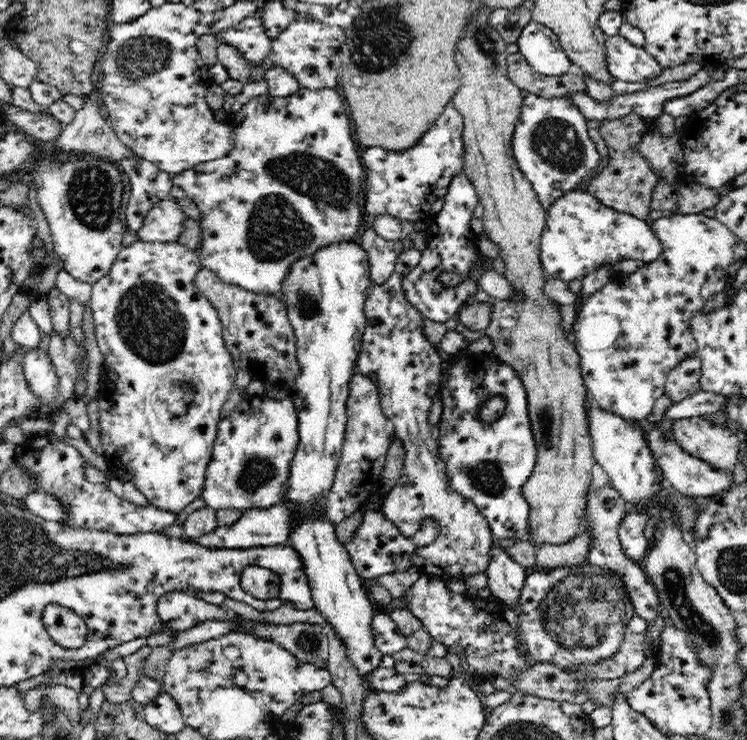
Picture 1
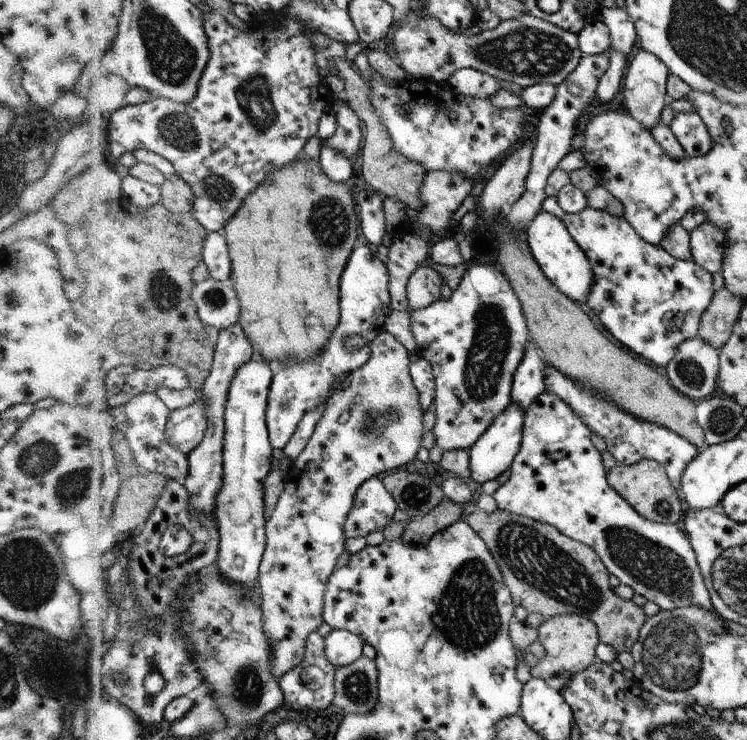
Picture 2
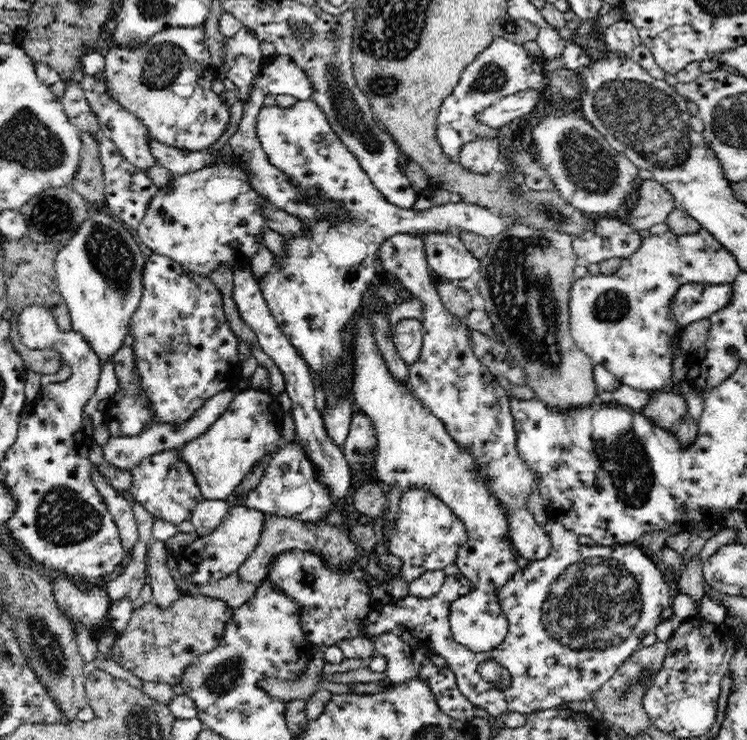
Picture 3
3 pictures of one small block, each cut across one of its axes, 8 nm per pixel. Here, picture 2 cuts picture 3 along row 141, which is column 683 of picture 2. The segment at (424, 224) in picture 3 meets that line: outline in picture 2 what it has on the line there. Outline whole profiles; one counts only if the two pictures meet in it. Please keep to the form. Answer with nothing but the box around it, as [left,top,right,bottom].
[543,197,715,367]

